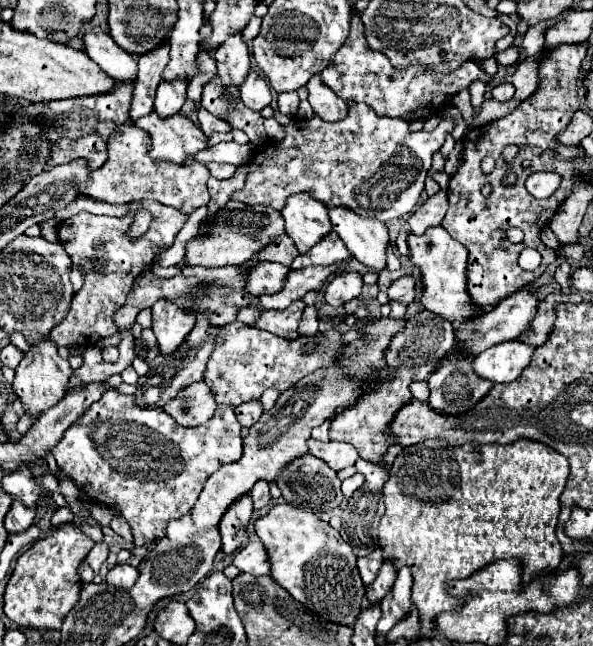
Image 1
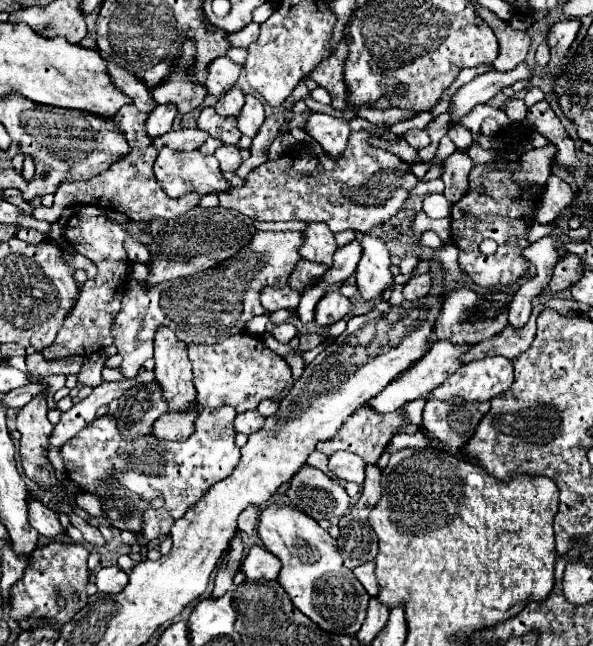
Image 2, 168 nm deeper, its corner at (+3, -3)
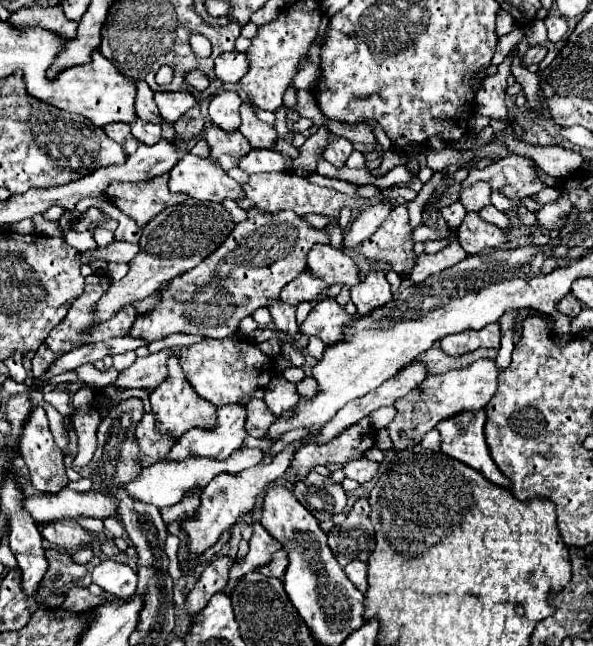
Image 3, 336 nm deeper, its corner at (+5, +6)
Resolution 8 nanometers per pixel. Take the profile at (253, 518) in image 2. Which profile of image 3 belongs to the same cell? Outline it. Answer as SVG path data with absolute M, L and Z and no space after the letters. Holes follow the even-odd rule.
M256 522L252 526L254 534L252 534L252 540L250 540L250 550L248 554L242 558L242 560L234 560L234 566L230 568L230 578L228 578L228 584L224 588L226 594L232 594L232 590L236 588L236 584L248 574L248 572L254 572L262 566L266 566L270 560L272 560L272 554L278 552L282 548L280 542L276 542L276 538L272 538L262 526L260 522Z

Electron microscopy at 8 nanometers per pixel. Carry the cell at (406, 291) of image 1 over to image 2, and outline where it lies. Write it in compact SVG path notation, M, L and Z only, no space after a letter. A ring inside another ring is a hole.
M418 275L418 277L412 277L412 279L404 285L404 289L402 289L404 299L408 299L408 301L422 299L422 297L428 295L428 291L430 291L430 275Z

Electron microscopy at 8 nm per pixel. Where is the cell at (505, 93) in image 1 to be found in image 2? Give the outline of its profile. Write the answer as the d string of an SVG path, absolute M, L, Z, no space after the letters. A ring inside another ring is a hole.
M510 97L502 103L502 111L508 115L510 121L524 121L527 114L527 106L520 97Z

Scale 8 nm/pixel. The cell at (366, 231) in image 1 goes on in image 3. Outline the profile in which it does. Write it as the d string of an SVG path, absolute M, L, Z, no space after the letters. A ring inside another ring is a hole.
M370 272L366 280L350 290L352 302L358 308L358 314L366 316L376 308L382 308L390 302L390 284L382 272Z

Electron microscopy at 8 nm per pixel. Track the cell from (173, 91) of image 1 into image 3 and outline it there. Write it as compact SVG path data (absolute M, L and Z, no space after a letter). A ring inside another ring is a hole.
M140 118L132 124L132 136L140 142L140 144L146 144L146 146L152 146L160 140L160 130L162 130L162 124L150 124L150 122L142 122Z

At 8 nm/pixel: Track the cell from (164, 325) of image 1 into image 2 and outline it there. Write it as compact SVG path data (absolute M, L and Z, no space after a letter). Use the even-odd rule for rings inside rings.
M158 327L156 331L156 339L154 339L154 361L156 361L156 381L162 385L164 389L164 399L168 401L168 411L186 411L190 405L196 405L196 391L194 391L194 383L192 383L192 363L188 359L188 345L184 341L180 341L176 337L174 331L170 331L168 327Z

